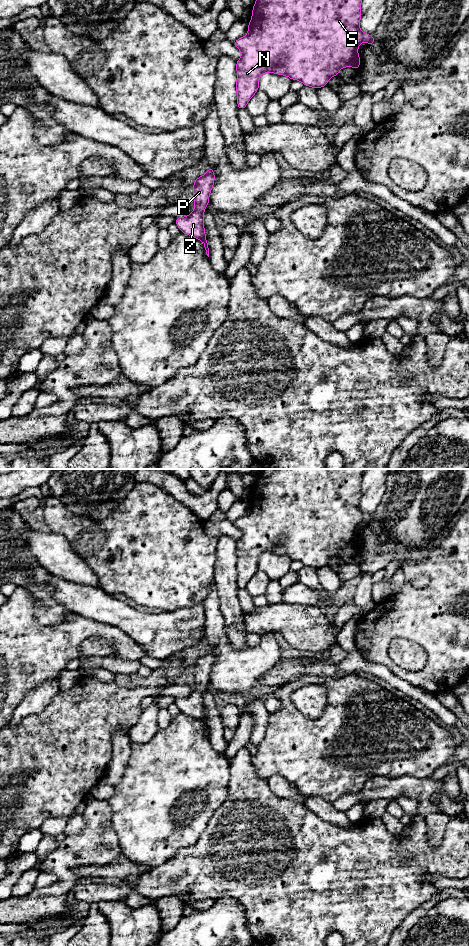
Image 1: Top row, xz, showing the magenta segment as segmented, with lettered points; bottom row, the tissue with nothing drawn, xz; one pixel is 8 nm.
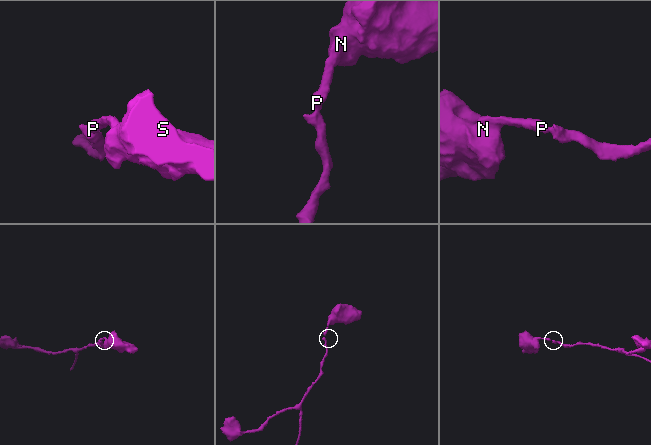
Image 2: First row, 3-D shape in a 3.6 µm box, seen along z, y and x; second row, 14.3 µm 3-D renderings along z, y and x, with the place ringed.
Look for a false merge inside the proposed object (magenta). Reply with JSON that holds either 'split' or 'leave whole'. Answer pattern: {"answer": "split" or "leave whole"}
{"answer": "leave whole"}

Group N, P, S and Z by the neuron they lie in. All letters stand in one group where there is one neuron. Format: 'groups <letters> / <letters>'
groups N P S Z

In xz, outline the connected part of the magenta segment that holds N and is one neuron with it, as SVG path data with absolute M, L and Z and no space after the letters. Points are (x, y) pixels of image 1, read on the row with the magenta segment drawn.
M256 0L248 23L248 34L233 42L242 52L242 57L236 61L238 109L246 108L249 100L259 90L259 78L265 72L285 75L291 80L301 81L304 86L318 89L327 86L331 77L339 76L340 68L354 67L359 71L359 44L375 44L373 35L360 30L361 2L362 0Z

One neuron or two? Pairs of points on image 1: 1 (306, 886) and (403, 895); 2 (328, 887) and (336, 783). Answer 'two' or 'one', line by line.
1: one
2: two

